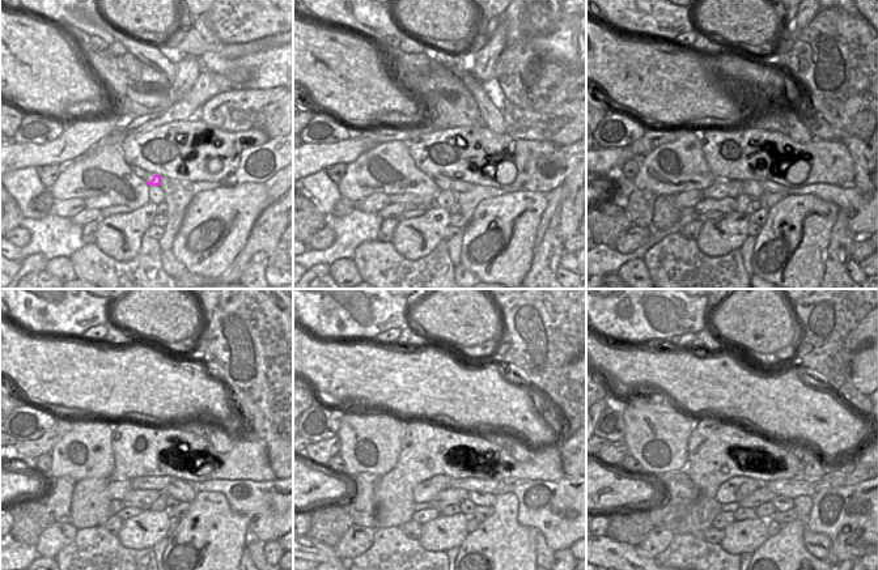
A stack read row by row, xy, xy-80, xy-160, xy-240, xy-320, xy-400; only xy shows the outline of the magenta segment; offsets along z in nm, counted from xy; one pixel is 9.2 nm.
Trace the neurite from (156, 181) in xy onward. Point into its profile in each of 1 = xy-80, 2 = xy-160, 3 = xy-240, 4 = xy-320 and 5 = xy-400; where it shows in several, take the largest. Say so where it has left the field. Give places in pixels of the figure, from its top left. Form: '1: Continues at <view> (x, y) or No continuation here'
1: Continues at xy-80 (457, 186)
2: Continues at xy-160 (852, 201)
3: Continues at xy-240 (266, 503)
4: Continues at xy-320 (559, 509)
5: Continues at xy-400 (852, 517)

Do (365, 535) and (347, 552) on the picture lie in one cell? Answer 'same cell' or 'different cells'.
same cell

